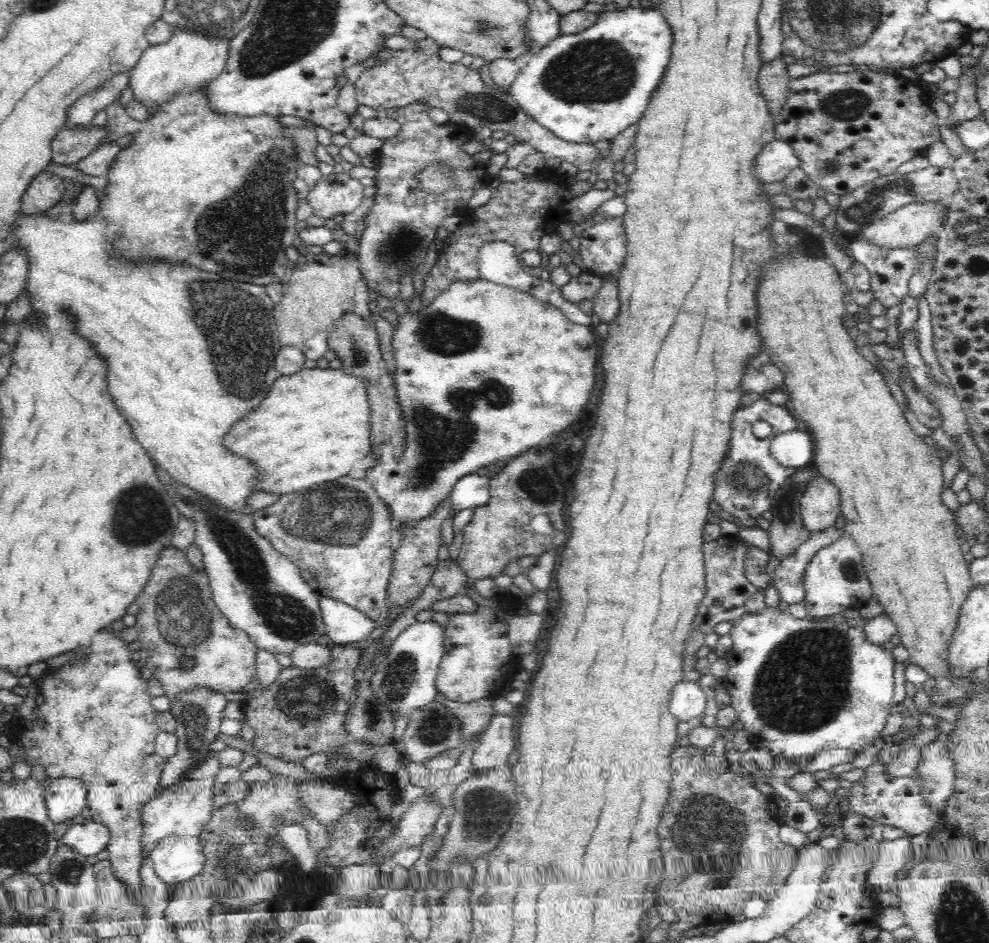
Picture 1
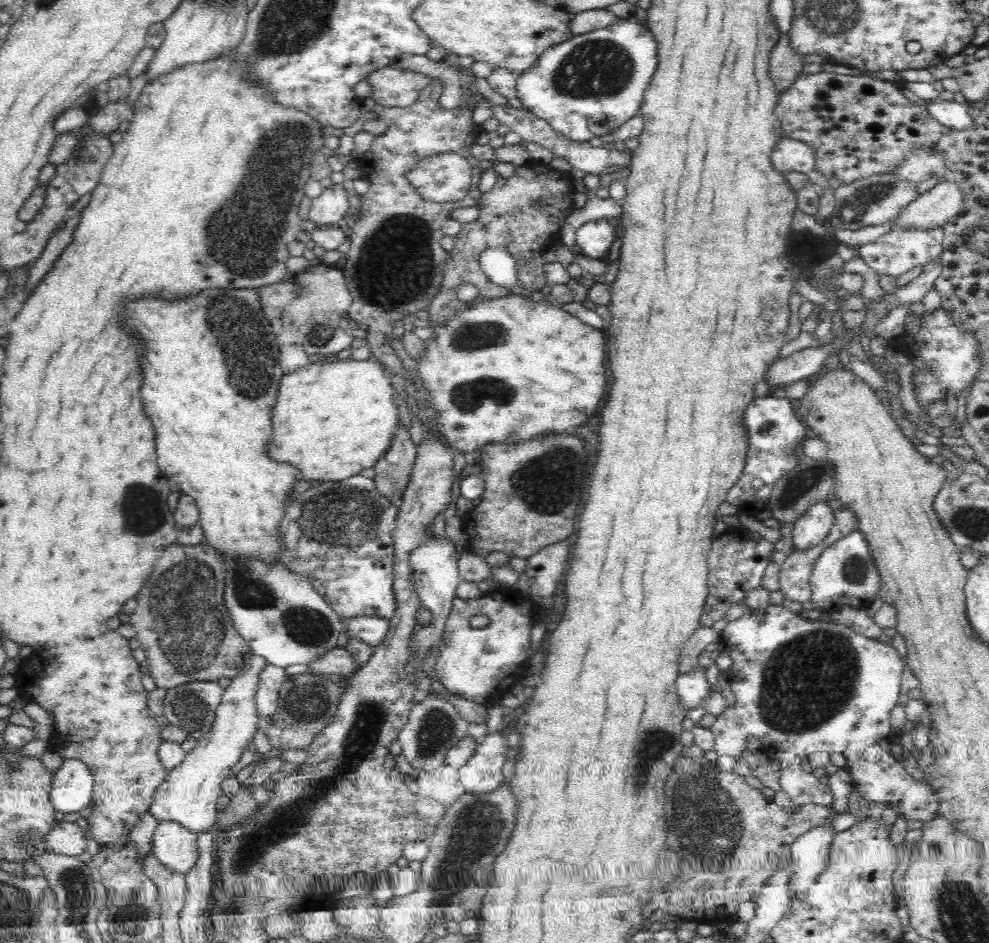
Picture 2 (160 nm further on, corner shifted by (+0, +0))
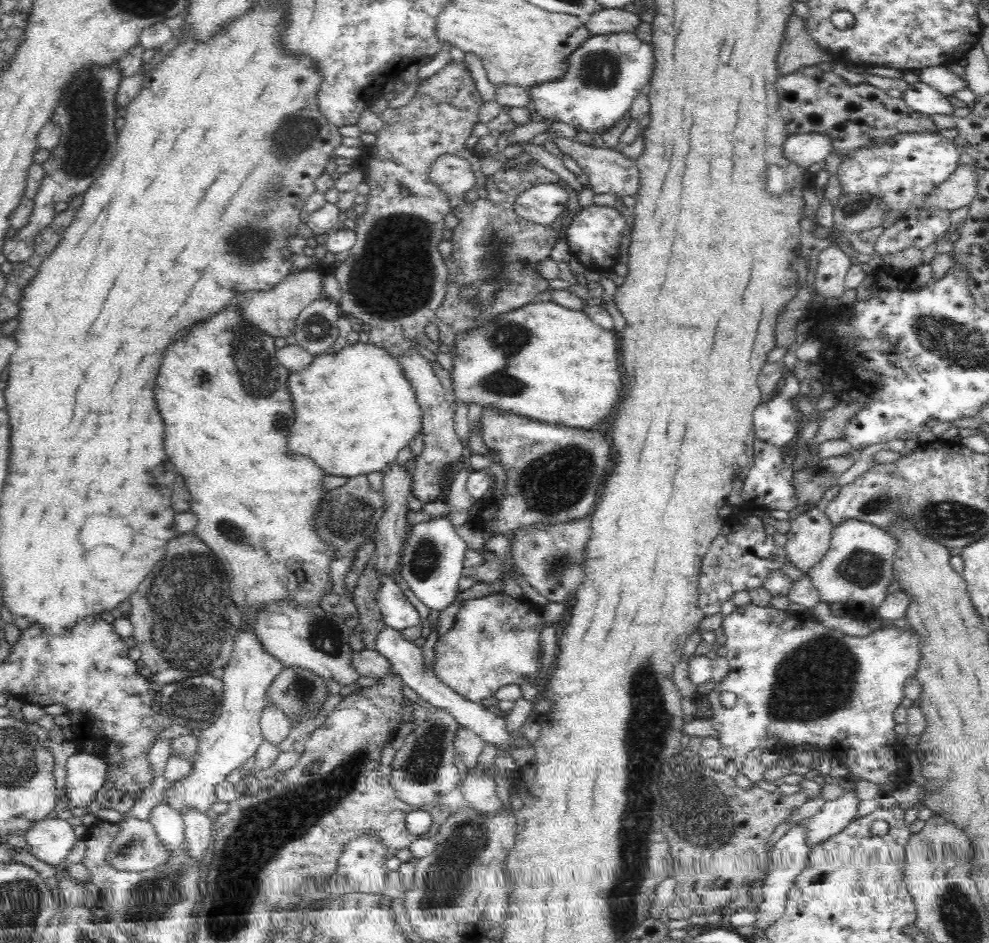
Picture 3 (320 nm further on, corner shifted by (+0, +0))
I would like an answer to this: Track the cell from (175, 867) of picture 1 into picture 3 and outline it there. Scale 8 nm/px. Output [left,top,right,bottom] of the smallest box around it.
[148,797,185,851]

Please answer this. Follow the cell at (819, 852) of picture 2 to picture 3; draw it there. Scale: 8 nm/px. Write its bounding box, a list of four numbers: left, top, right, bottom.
[807,790,859,846]

